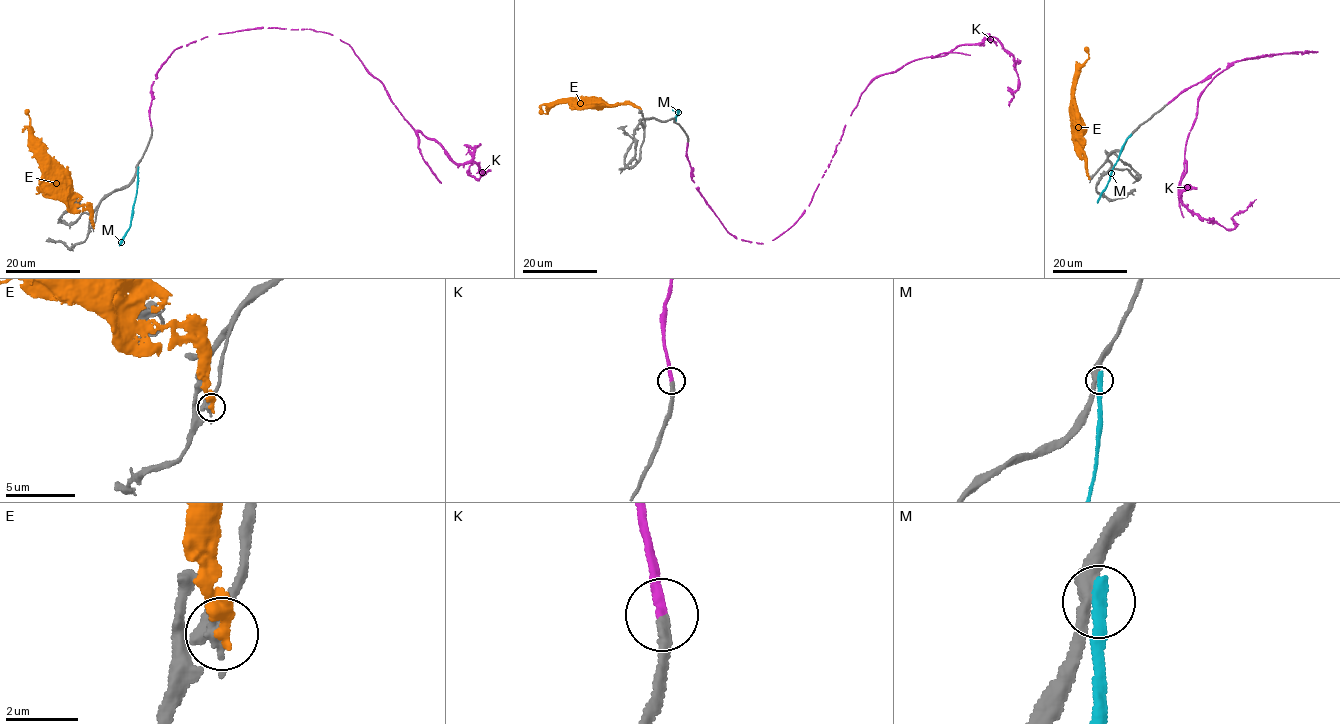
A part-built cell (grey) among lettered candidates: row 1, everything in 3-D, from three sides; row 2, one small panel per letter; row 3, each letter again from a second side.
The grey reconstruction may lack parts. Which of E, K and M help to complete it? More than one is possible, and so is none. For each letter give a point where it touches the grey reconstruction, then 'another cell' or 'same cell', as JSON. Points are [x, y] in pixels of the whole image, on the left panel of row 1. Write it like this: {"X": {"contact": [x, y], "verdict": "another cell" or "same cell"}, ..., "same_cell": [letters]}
{"E": {"contact": [93, 227], "verdict": "another cell"}, "K": {"contact": [151, 128], "verdict": "same cell"}, "M": {"contact": [137, 169], "verdict": "another cell"}, "same_cell": ["K"]}

